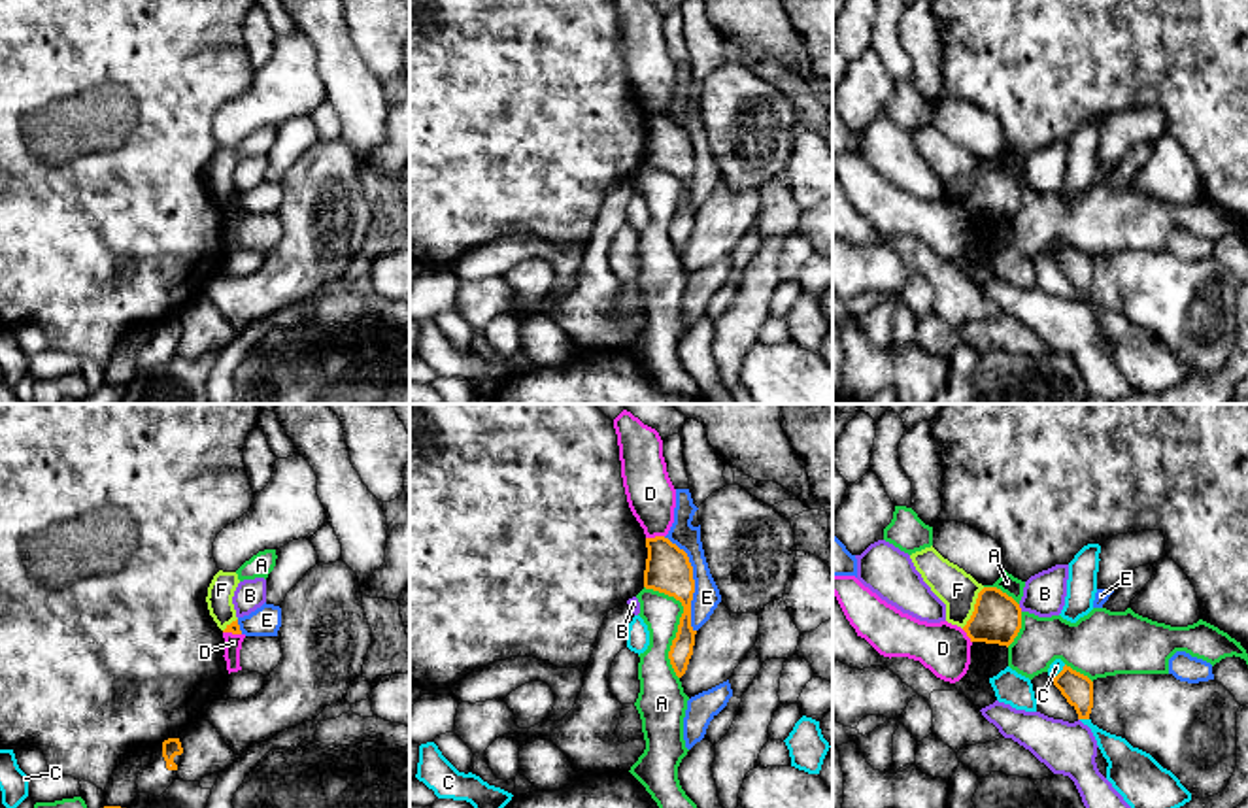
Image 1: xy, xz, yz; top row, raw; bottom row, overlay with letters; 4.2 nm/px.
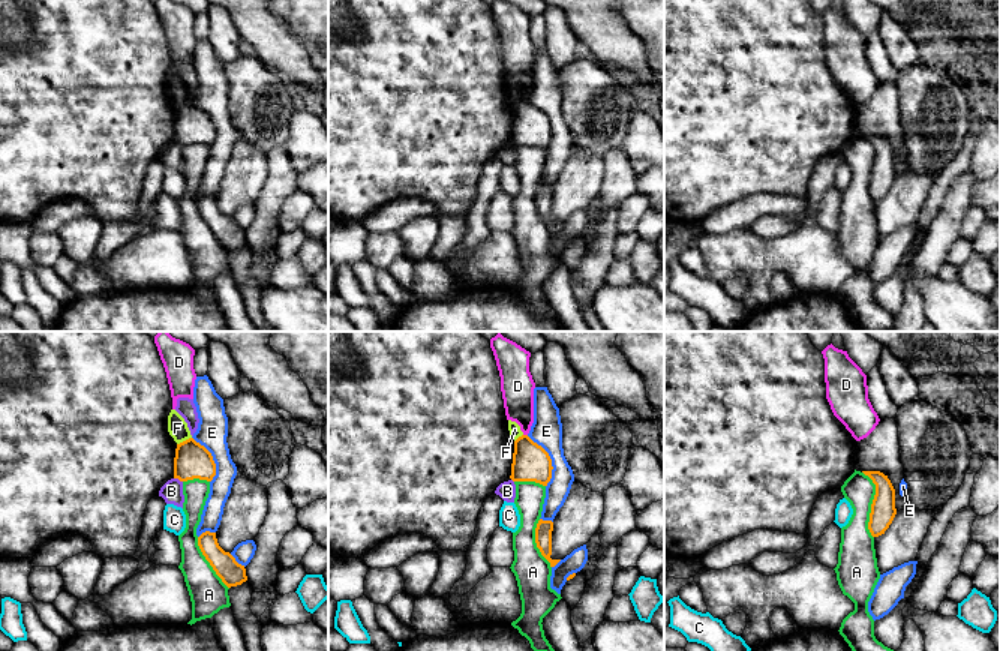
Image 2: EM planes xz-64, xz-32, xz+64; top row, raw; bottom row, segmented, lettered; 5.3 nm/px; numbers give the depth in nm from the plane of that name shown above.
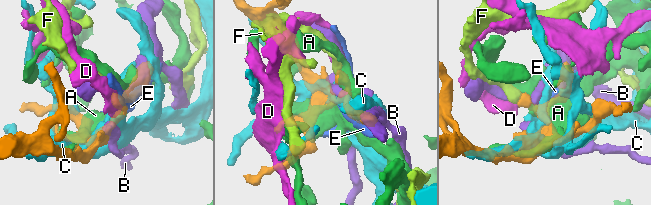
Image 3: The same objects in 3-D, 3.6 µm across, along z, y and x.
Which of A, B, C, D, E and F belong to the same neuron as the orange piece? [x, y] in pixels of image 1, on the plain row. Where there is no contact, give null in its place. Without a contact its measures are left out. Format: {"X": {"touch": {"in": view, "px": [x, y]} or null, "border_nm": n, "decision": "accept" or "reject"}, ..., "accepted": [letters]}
{"A": {"touch": {"in": "xz", "px": [680, 201]}, "border_nm": 420, "decision": "reject"}, "B": {"touch": {"in": "yz", "px": [1020, 185]}, "border_nm": 40, "decision": "reject"}, "C": {"touch": {"in": "yz", "px": [1084, 295]}, "border_nm": 40, "decision": "reject"}, "D": {"touch": {"in": "xz", "px": [656, 114]}, "border_nm": 80, "decision": "reject"}, "E": {"touch": {"in": "xz", "px": [693, 159]}, "border_nm": 440, "decision": "reject"}, "F": {"touch": {"in": "yz", "px": [975, 185]}, "border_nm": 200, "decision": "reject"}, "accepted": []}

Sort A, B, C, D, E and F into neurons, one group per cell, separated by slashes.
A / B / C / D / E / F

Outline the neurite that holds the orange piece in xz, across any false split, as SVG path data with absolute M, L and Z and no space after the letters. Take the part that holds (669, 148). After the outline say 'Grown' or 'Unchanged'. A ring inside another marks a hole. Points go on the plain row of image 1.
M665 113L646 115L646 125L644 164L674 174L683 183L678 210L668 228L670 242L676 253L682 255L693 232L697 211L691 204L693 143L687 130Z. Unchanged

